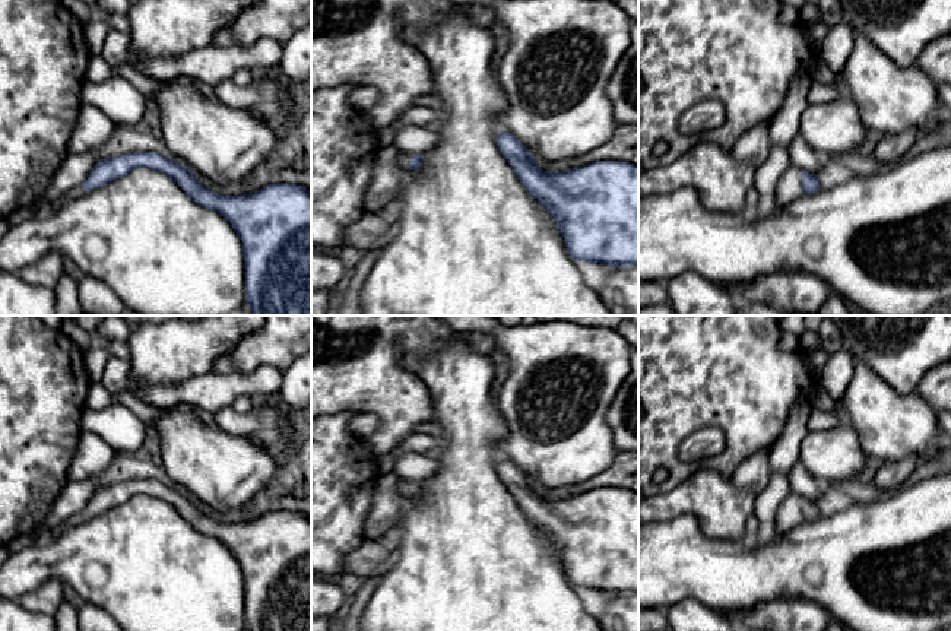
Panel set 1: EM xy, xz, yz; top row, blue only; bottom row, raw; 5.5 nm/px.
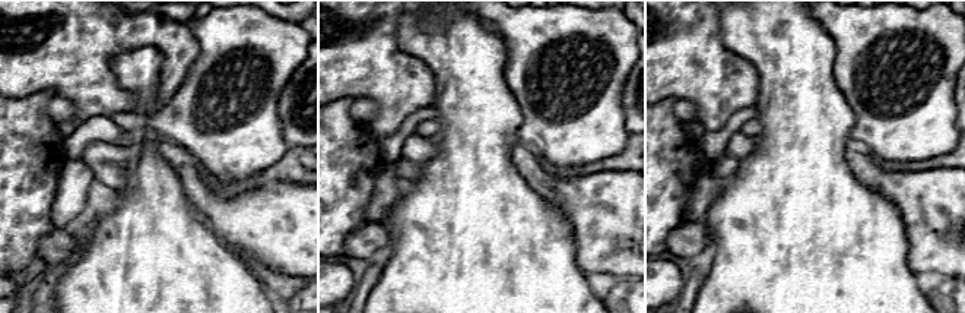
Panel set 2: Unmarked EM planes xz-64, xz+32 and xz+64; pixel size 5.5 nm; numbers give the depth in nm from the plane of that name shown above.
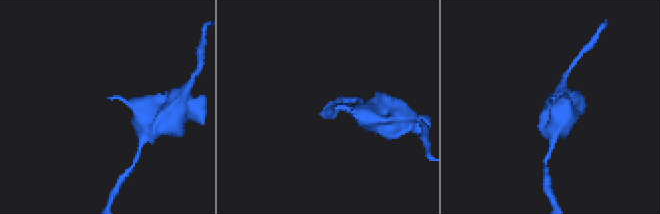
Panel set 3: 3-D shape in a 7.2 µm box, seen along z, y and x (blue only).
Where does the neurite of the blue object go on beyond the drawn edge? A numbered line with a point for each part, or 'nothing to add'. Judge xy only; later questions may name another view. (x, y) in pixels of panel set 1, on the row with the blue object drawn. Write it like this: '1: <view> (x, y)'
1: xy (76, 192)

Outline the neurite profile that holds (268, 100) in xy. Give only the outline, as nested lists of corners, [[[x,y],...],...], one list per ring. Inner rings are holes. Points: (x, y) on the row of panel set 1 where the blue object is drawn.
[[[264,77],[248,86],[238,86],[232,79],[222,80],[215,88],[215,99],[225,108],[248,112],[266,124],[276,140],[286,137],[295,127],[294,102],[283,79]]]

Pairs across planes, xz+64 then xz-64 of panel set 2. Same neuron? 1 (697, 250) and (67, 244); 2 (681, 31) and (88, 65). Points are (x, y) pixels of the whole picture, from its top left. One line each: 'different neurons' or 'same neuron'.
1: same neuron
2: same neuron

